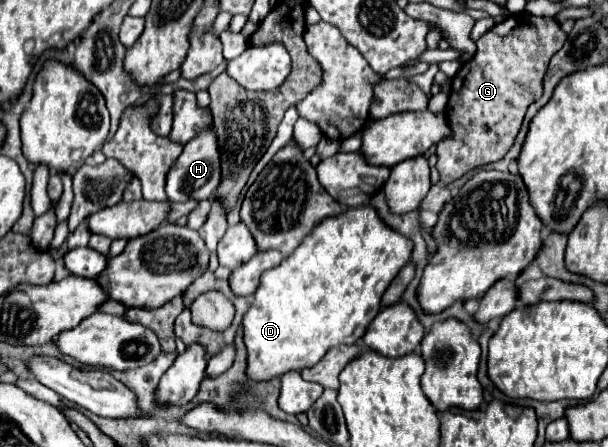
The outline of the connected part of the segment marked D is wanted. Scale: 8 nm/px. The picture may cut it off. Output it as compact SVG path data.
M358 206L340 212L338 216L324 218L304 238L292 256L284 258L280 266L264 272L260 286L254 294L254 304L244 314L244 344L248 348L248 376L252 380L270 380L290 370L314 366L328 348L338 344L360 342L368 324L380 312L382 294L394 276L412 258L414 242L392 230L376 212L374 206Z

